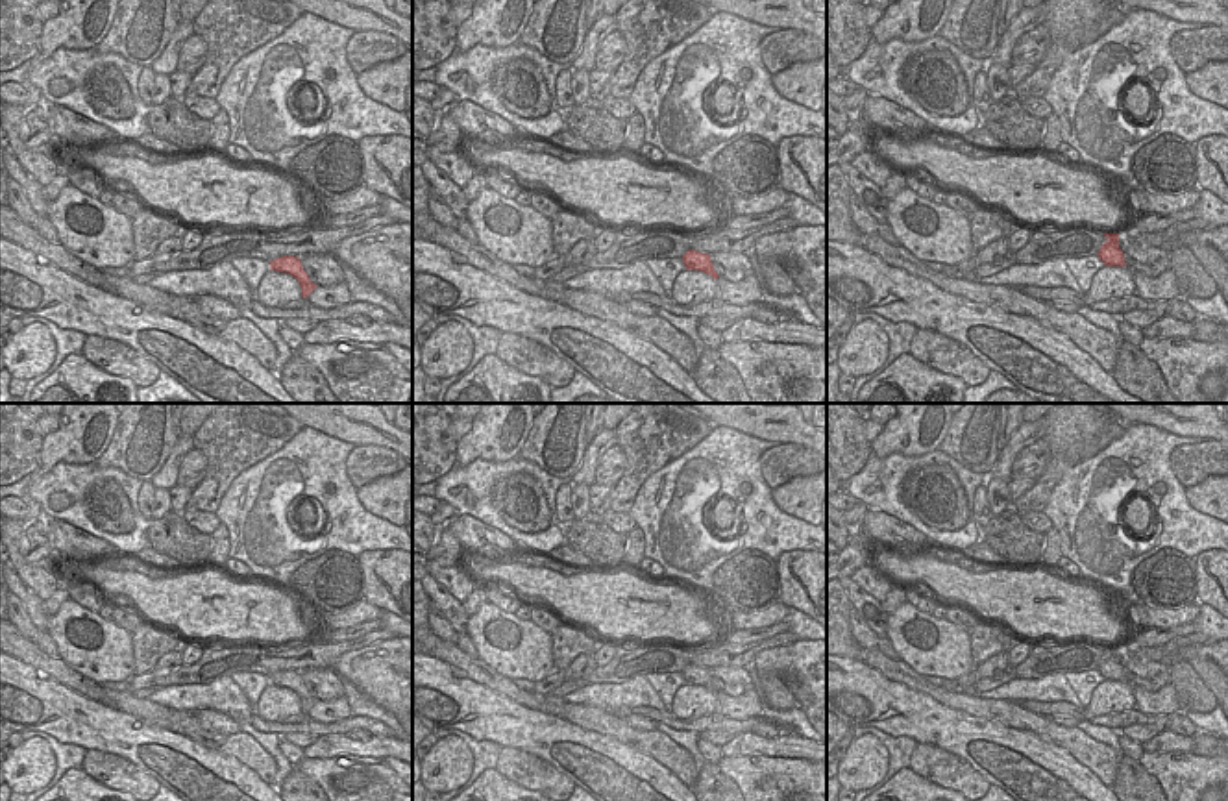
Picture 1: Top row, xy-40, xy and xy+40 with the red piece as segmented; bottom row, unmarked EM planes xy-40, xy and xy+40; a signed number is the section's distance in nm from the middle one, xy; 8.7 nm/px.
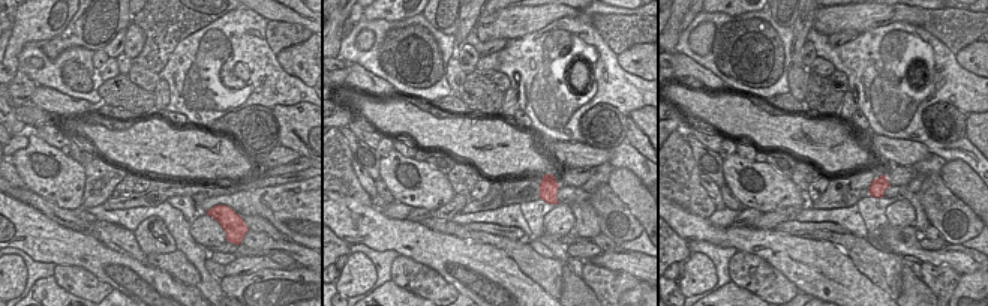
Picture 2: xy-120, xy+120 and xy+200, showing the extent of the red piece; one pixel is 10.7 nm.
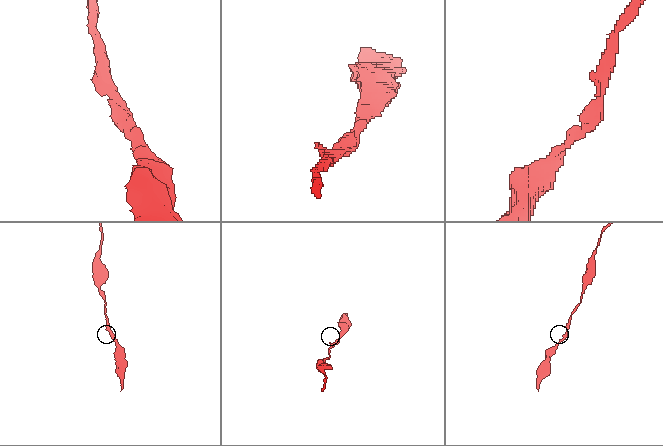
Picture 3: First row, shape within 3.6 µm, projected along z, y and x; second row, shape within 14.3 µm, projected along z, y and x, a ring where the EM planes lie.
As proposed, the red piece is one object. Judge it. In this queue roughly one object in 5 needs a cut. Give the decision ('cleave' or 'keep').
keep

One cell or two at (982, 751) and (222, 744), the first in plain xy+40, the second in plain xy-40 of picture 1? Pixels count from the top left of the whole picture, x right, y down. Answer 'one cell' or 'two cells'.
two cells

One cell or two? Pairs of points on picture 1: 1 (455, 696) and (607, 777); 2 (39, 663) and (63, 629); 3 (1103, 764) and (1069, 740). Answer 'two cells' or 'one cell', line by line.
1: one cell
2: two cells
3: one cell

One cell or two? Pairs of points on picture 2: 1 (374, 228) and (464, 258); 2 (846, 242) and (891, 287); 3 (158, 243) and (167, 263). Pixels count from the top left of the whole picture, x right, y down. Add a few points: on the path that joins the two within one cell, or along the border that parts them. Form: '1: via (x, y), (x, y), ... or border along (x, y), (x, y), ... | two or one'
1: via (396, 236), (404, 236), (441, 252) | one
2: via (858, 251), (882, 275) | one
3: border along (176, 249), (167, 254), (146, 255) | two

